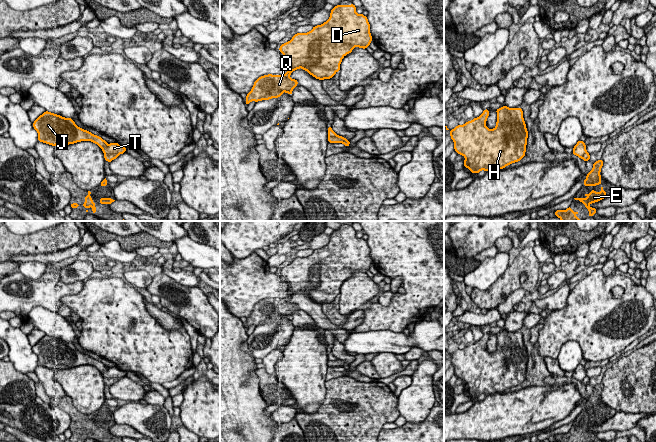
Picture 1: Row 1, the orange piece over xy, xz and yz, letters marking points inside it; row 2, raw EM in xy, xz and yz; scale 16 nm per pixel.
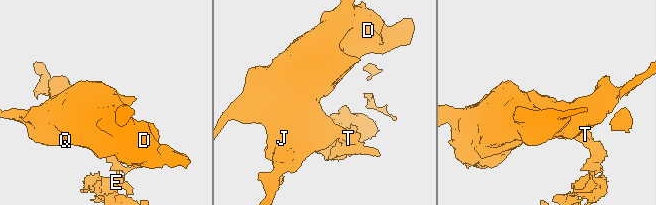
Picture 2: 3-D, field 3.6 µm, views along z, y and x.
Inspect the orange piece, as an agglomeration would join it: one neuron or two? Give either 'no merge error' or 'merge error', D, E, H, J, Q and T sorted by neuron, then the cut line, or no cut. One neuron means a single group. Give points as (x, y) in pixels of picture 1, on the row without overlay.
merge error | D H J Q T / E | xz (328, 360), (339, 360), (343, 364)

